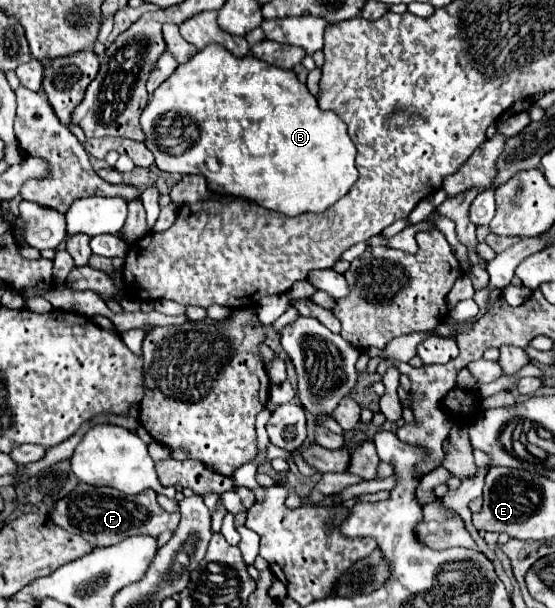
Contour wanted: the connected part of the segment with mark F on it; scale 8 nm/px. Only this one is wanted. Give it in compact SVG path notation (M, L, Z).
M77 486L77 490L61 500L57 500L53 504L53 508L49 510L49 518L59 524L63 530L73 532L73 534L81 534L85 536L85 540L89 540L89 544L93 546L111 546L111 544L119 544L121 540L129 538L129 536L159 536L161 532L175 532L177 522L181 520L181 514L169 514L165 512L159 504L157 504L157 494L155 490L143 490L135 496L103 496L97 494L97 488L93 490L81 490L81 486Z

